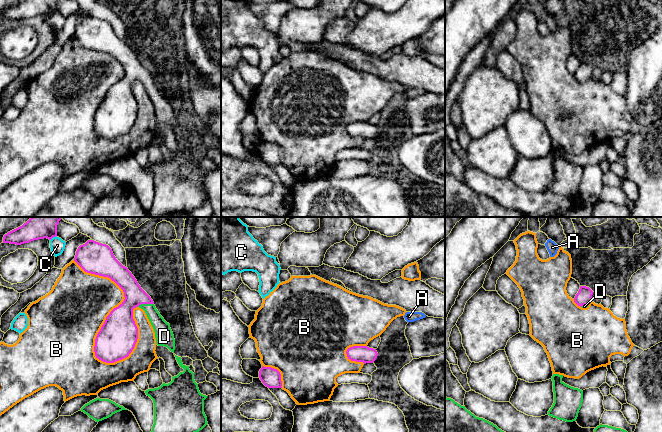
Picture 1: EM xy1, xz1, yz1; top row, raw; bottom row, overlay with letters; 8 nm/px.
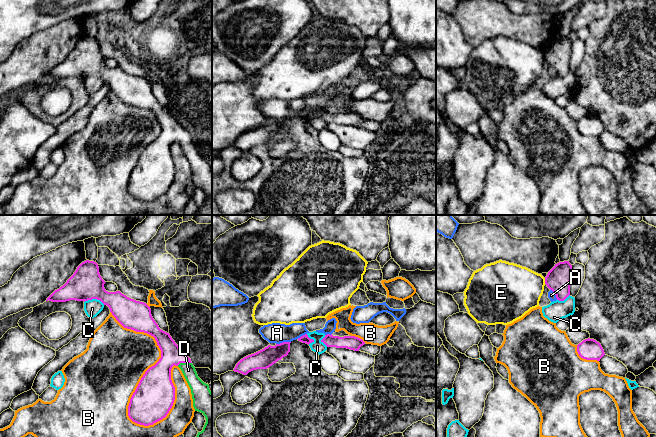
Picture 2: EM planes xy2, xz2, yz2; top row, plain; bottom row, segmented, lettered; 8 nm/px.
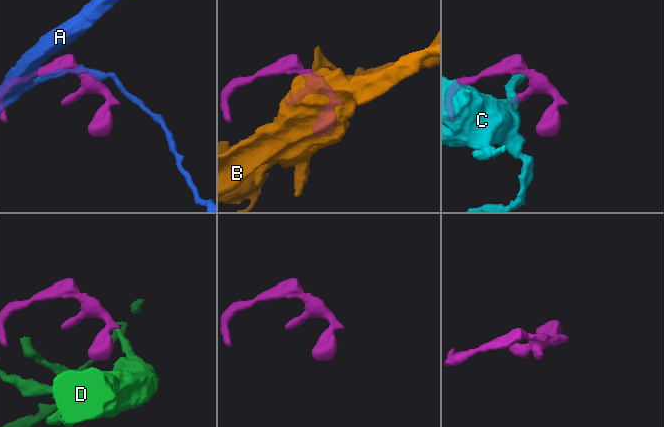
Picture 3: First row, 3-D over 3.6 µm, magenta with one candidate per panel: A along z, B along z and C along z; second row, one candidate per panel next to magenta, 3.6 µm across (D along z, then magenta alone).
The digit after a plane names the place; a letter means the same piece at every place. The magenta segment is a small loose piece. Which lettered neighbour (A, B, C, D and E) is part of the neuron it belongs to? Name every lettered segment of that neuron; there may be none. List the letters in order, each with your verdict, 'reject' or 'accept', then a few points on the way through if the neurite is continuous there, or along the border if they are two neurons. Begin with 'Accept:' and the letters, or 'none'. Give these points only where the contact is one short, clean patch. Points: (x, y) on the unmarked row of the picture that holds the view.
Accept: D
A: reject; border xz2 (290, 117), (276, 120)
B: reject
C: reject; border xy2 (84, 77), (99, 75), (104, 80)
D: accept
E: reject; border yz2 (544, 54), (545, 59)

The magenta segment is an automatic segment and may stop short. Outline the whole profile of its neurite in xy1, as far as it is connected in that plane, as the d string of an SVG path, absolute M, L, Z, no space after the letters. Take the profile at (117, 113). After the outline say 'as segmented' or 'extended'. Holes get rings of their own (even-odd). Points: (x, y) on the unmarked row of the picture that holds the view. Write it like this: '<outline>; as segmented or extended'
M88 16L78 23L74 37L87 49L110 54L124 68L124 77L110 88L96 112L94 122L96 134L106 139L114 139L129 132L138 115L138 104L133 95L133 85L136 83L145 87L154 105L156 120L167 123L174 129L175 115L170 100L160 91L151 73L141 64L128 44L116 35L108 21Z; extended

